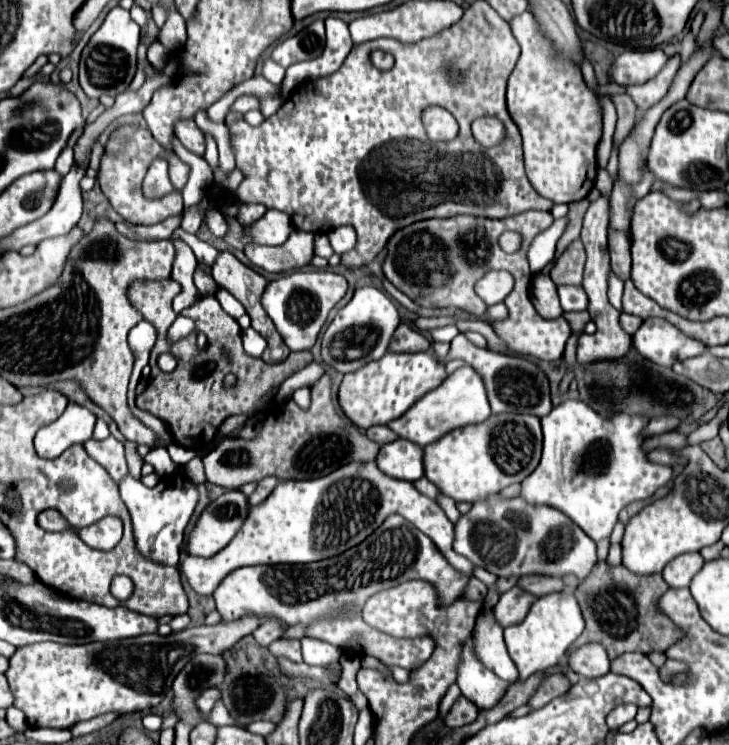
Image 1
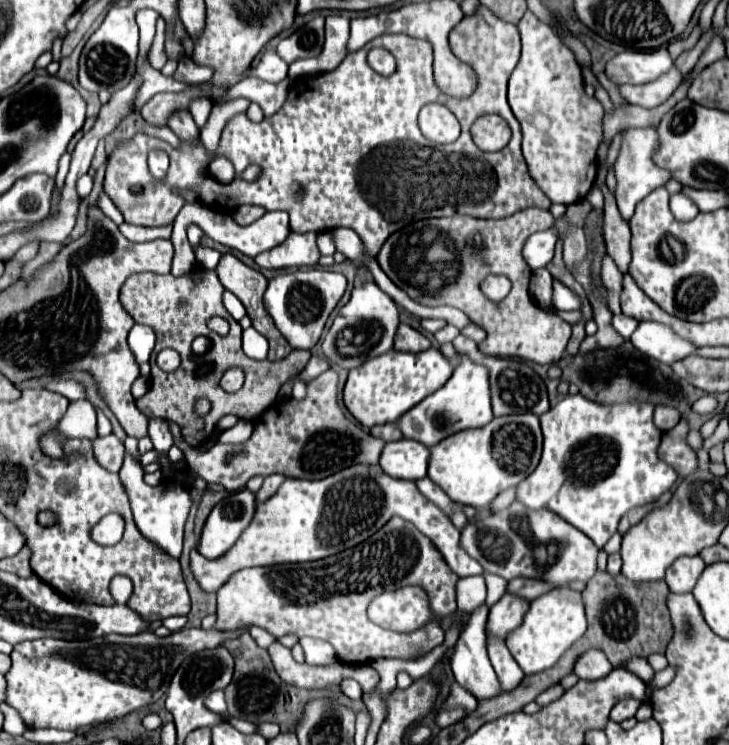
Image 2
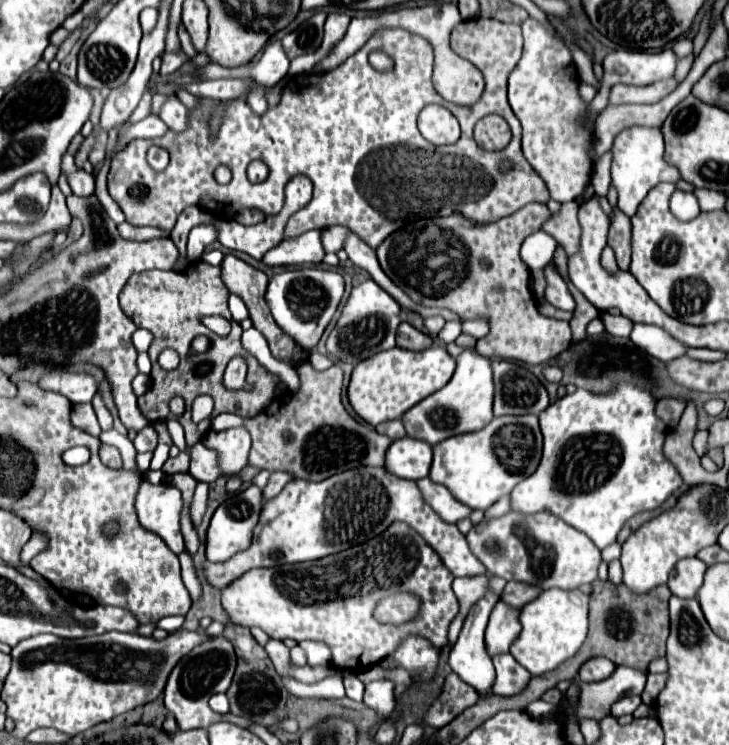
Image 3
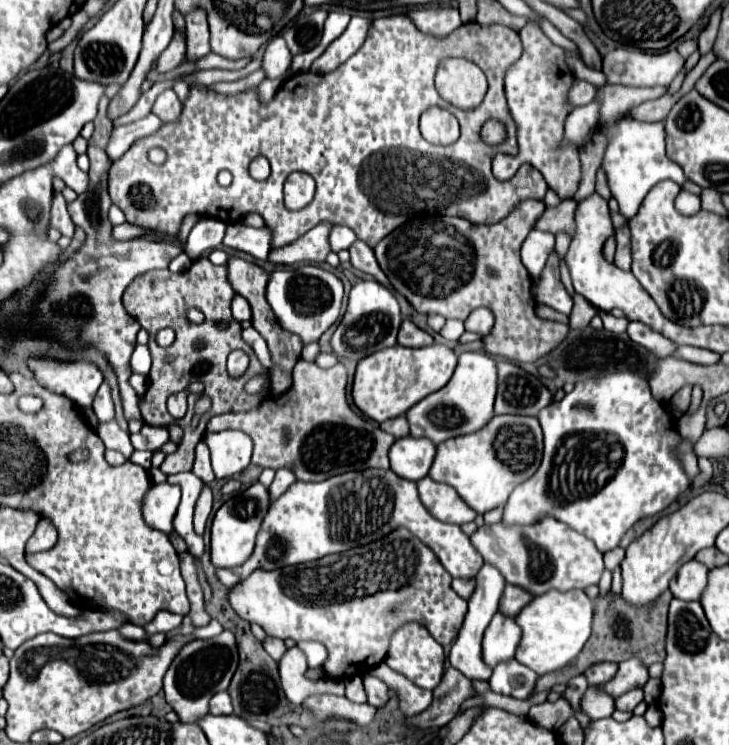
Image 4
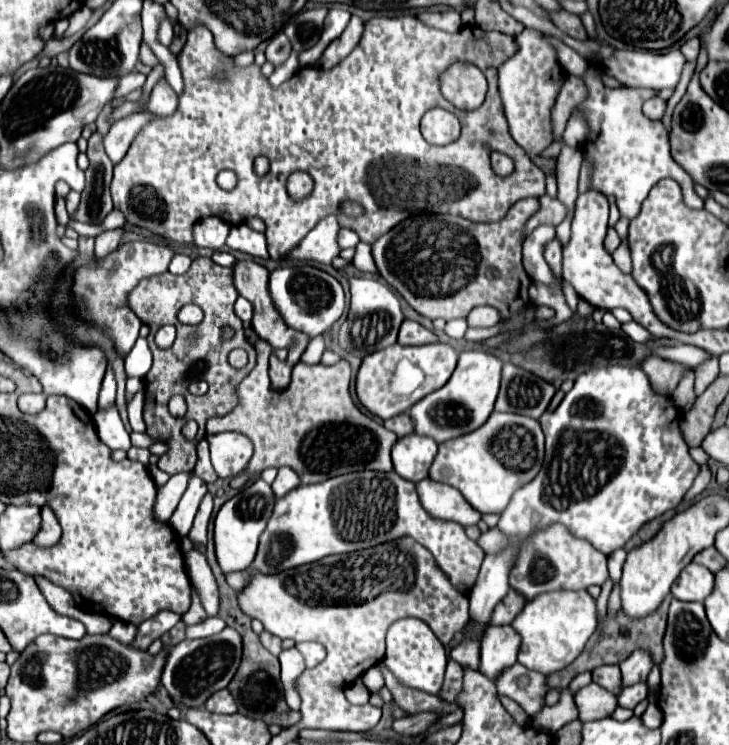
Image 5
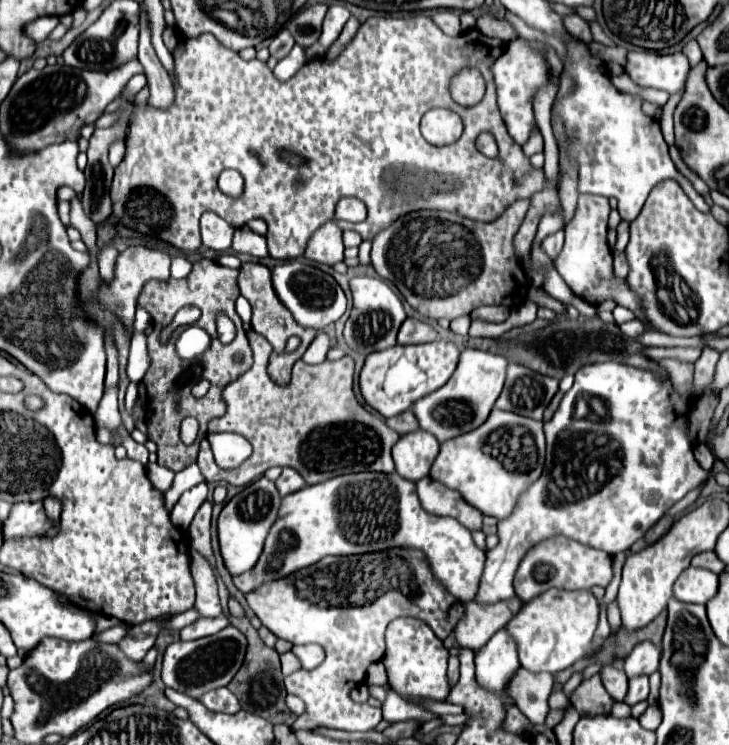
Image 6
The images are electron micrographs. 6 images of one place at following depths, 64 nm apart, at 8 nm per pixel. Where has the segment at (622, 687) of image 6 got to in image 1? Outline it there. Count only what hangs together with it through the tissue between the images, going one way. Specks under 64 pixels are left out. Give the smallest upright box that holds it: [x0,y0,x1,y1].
[568,644,610,678]

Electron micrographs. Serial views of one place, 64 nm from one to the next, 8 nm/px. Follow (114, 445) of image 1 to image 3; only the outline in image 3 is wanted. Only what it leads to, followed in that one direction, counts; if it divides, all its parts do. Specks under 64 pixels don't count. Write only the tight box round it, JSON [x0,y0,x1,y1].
[100,444,122,468]

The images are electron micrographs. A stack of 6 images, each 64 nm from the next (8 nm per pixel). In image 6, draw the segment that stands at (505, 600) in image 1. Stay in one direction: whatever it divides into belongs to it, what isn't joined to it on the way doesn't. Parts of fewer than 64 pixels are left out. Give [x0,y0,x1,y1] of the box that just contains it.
[476,630,520,694]

